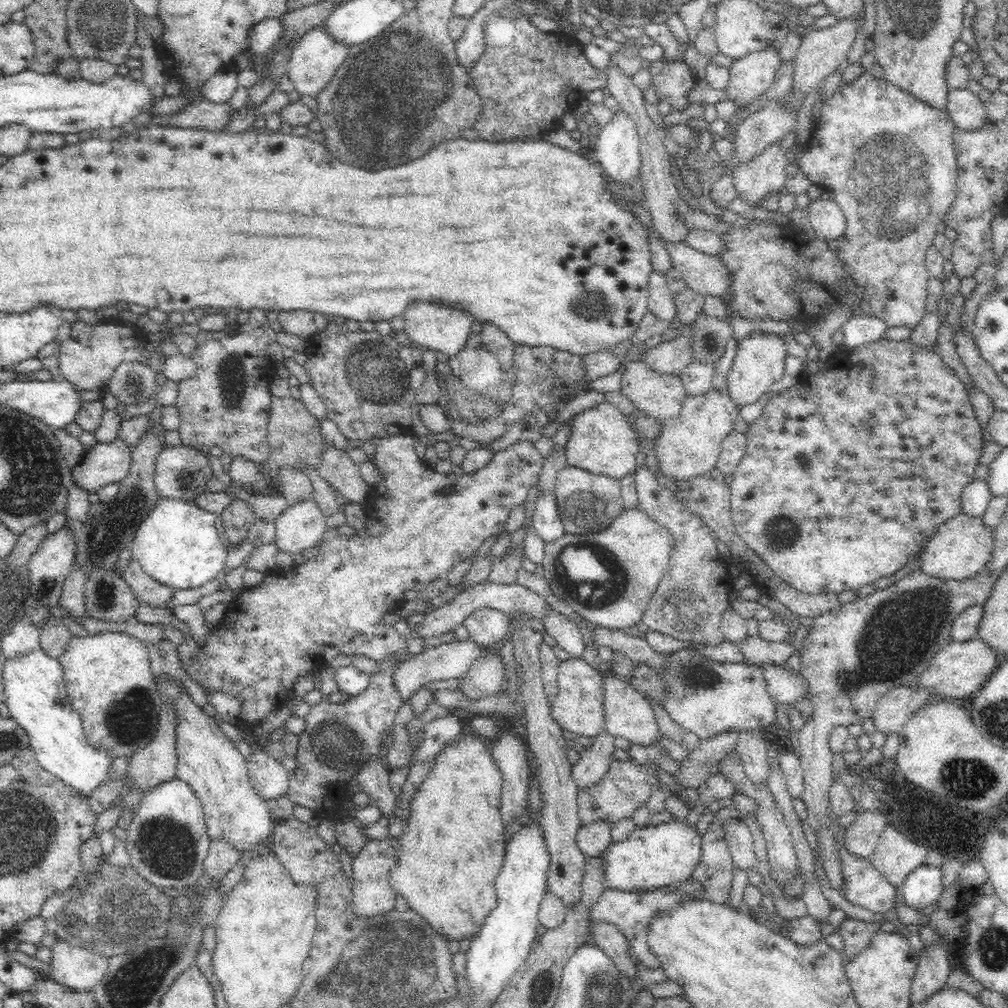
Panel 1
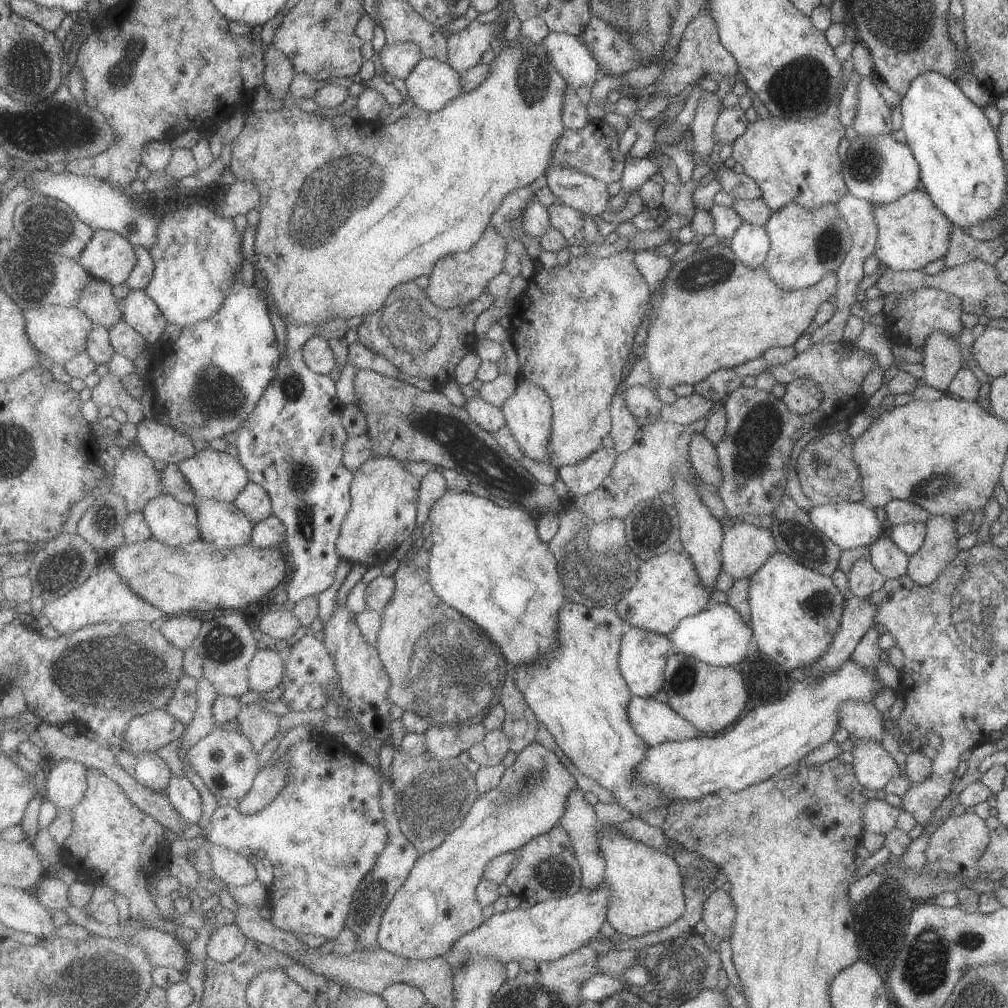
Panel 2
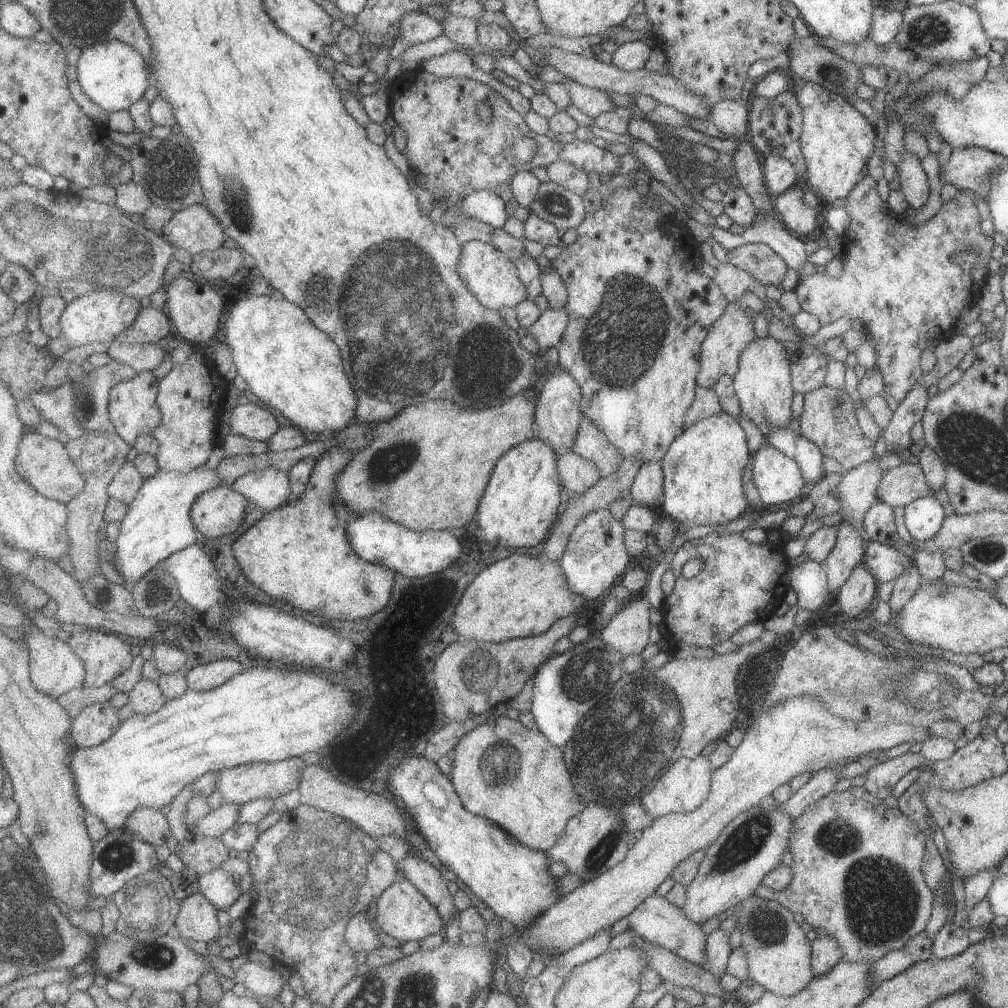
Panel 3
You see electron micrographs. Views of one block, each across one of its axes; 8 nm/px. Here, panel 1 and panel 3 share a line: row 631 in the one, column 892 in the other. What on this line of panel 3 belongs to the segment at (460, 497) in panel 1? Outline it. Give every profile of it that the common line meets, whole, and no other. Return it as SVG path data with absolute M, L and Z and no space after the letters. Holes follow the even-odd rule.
M866 175L845 199L844 208L848 212L850 224L843 235L845 256L842 260L843 271L840 278L832 278L828 273L799 275L796 293L801 310L809 312L820 320L822 325L830 325L839 317L846 316L852 321L860 318L866 331L876 342L875 366L880 369L885 387L884 393L902 402L912 387L924 375L920 368L920 356L926 348L934 348L941 339L954 335L955 322L966 306L974 305L980 296L979 289L984 287L988 277L988 264L992 259L992 250L998 244L998 238L985 236L982 232L980 212L972 197L972 191L958 189L952 199L944 201L936 215L926 222L908 226L904 216L884 208L880 198L877 181ZM976 250L978 262L972 272L962 270L954 260L958 252Z

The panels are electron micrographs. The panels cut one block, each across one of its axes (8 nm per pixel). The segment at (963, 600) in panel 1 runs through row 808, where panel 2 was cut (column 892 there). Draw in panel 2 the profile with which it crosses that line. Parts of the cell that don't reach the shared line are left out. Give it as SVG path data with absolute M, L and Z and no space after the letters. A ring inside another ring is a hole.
M884 799L867 800L863 808L863 828L874 834L887 835L897 827L901 810L900 806L894 807Z

